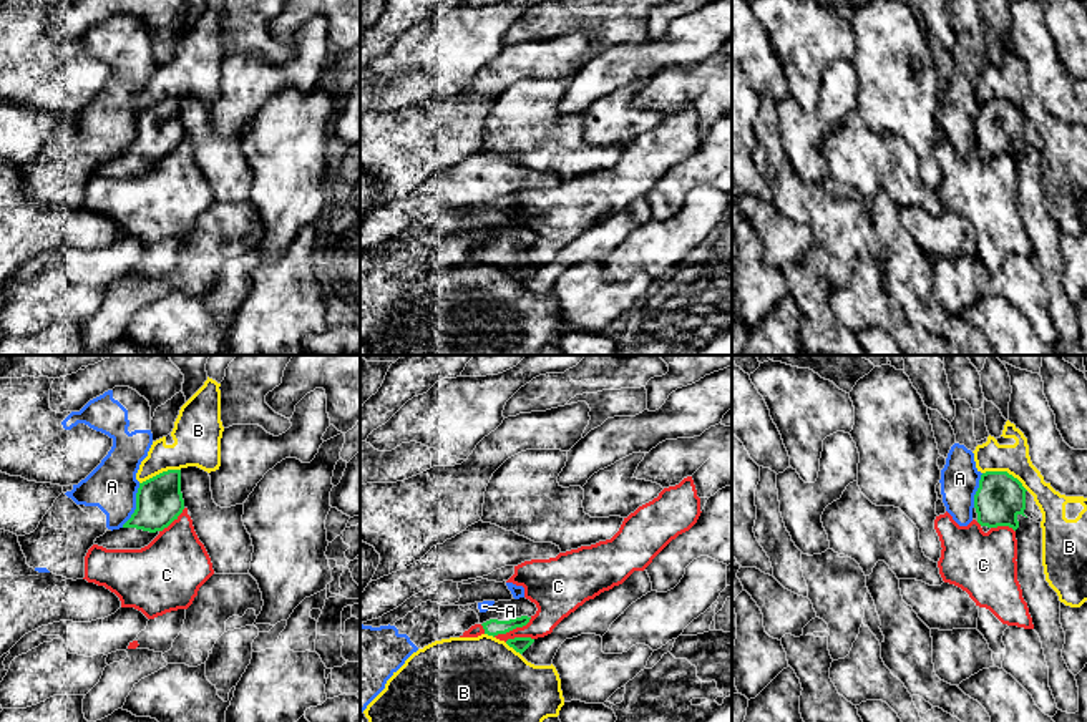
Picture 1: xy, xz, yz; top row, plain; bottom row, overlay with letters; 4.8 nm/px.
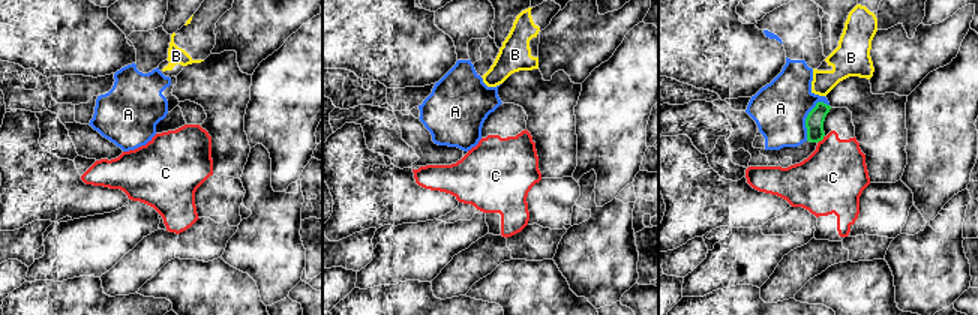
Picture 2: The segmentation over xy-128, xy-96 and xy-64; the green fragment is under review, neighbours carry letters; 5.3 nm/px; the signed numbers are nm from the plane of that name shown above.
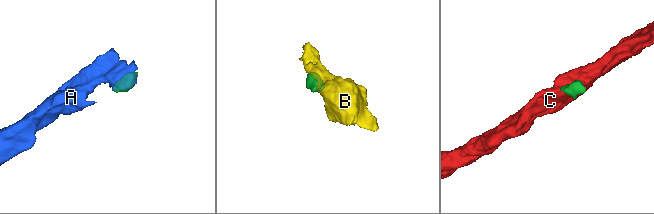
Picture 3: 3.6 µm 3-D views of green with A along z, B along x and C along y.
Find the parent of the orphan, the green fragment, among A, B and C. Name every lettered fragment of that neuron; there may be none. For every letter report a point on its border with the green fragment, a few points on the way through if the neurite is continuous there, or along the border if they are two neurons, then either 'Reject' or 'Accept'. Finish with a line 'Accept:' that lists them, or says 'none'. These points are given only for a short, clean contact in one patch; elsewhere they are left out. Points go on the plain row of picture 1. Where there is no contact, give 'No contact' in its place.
A: Touches green at xy (136, 133). Boundary: xy (140, 112), (136, 136), (121, 155). Reject
B: Touches green at yz (1006, 100). Reject
C: Touches green at xz (511, 258). Boundary: xz (531, 246), (521, 254), (493, 264). Reject
Accept: none

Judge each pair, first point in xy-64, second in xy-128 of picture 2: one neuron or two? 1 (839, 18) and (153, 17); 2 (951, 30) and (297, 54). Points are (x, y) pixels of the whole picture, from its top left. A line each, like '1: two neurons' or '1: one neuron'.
1: two neurons
2: two neurons

